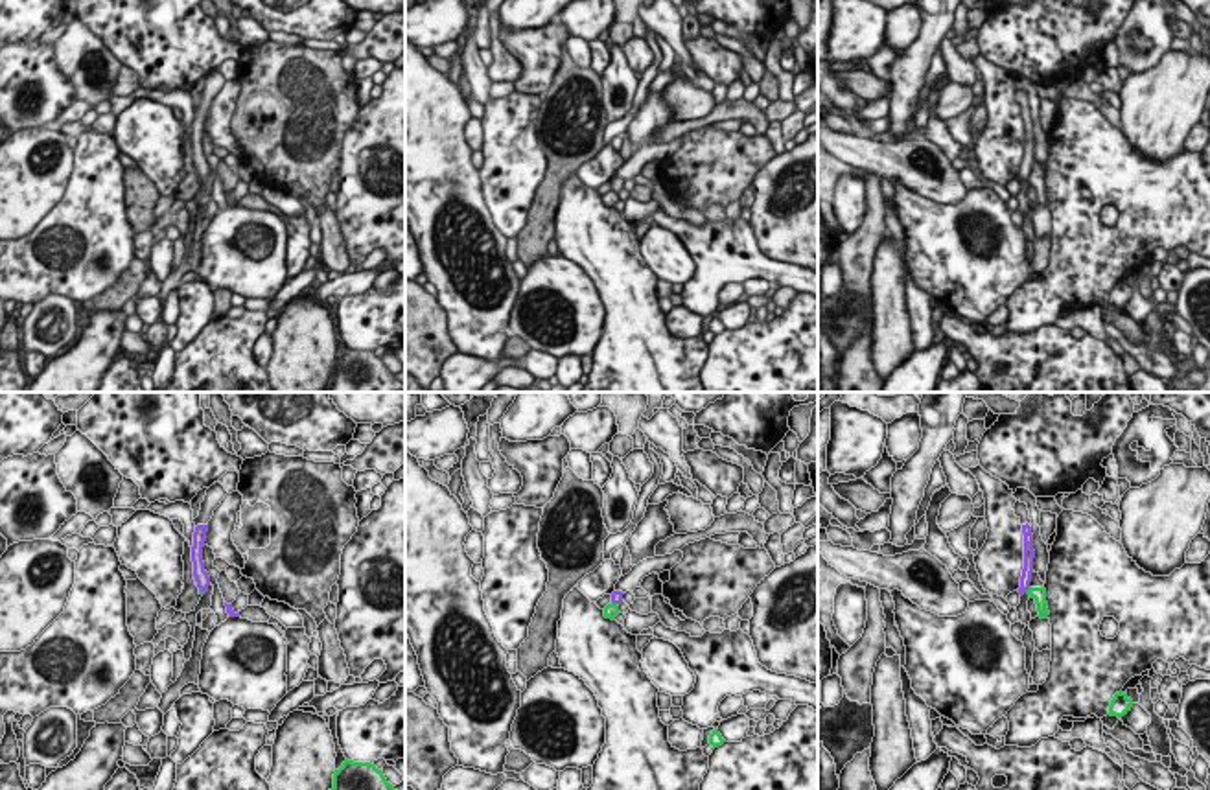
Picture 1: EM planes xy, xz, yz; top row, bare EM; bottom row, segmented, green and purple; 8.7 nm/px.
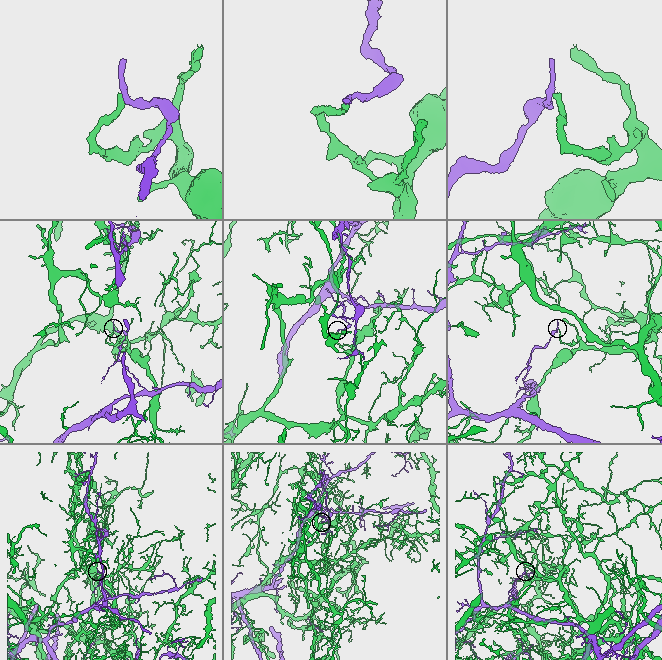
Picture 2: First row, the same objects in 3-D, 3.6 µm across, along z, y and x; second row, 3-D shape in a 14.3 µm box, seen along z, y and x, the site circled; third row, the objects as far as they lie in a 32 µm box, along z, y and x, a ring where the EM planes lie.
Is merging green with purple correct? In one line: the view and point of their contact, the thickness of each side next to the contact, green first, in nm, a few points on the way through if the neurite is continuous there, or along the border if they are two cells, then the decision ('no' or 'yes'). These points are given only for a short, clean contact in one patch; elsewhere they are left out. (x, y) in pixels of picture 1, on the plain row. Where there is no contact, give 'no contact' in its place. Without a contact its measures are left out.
contact yz (1028, 177); calibres 130 and 100 nm; no

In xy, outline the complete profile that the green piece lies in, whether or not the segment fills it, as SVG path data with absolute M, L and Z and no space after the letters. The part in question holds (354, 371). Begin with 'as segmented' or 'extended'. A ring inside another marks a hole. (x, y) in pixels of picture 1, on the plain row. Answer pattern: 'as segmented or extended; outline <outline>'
as segmented; outline M346 346L333 361L332 392L405 392L405 383L374 352Z

